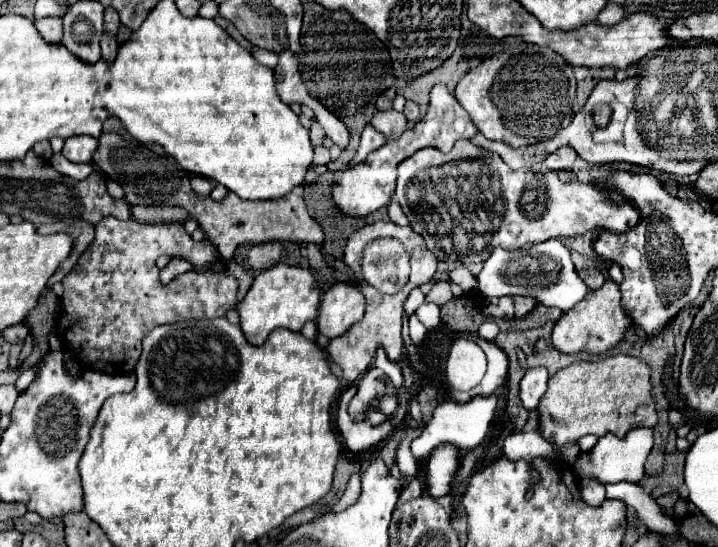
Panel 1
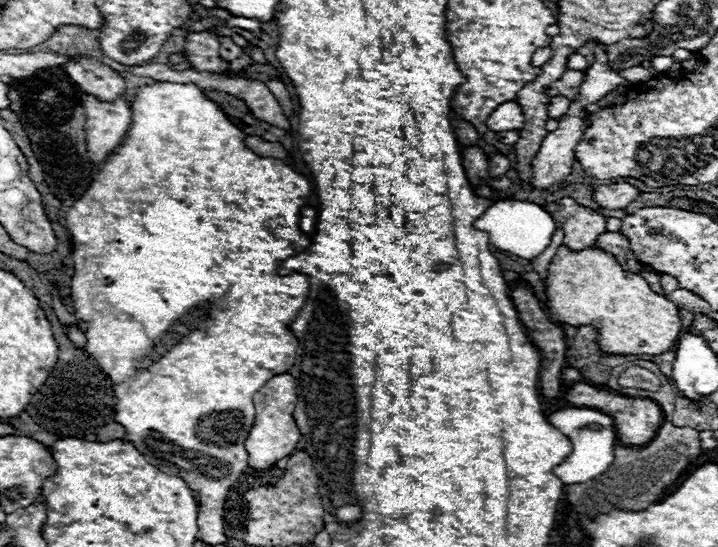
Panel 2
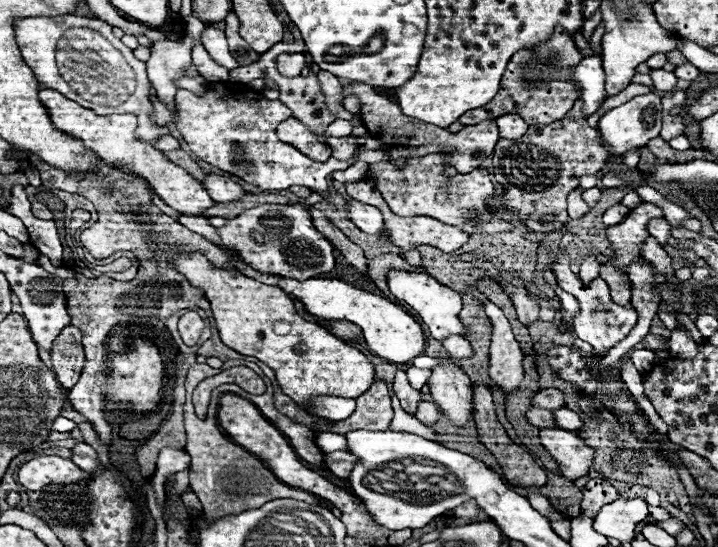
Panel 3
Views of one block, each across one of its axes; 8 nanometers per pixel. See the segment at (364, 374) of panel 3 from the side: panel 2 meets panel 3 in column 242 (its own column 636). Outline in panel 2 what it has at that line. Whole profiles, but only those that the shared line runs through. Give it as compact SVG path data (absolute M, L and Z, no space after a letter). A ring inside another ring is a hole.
M560 246L548 266L544 288L546 312L550 318L576 328L594 326L598 332L598 348L604 354L658 356L676 352L680 344L682 320L678 316L678 306L650 290L642 276L624 272L614 256L608 256L598 248L572 252L566 246Z

